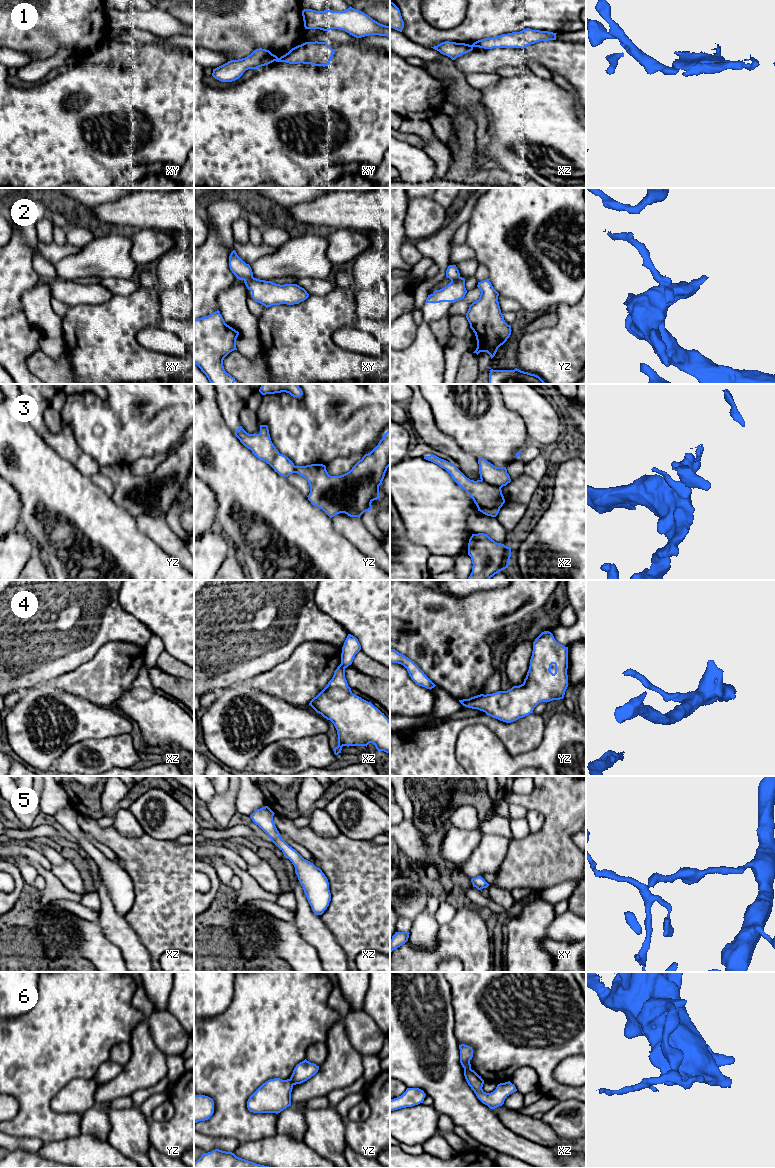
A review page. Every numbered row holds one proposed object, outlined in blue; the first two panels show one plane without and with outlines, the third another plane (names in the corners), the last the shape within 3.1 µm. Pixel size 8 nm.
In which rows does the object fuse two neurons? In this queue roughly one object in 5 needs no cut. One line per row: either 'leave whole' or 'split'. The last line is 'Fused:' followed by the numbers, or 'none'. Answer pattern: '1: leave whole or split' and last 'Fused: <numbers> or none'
1: split
2: split
3: split
4: split
5: leave whole
6: split
Fused: 1, 2, 3, 4, 6

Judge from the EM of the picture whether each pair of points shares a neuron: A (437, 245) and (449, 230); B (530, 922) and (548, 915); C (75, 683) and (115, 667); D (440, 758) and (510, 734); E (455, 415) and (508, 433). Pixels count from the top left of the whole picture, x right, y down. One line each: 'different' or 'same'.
A: same
B: same
C: same
D: same
E: same

